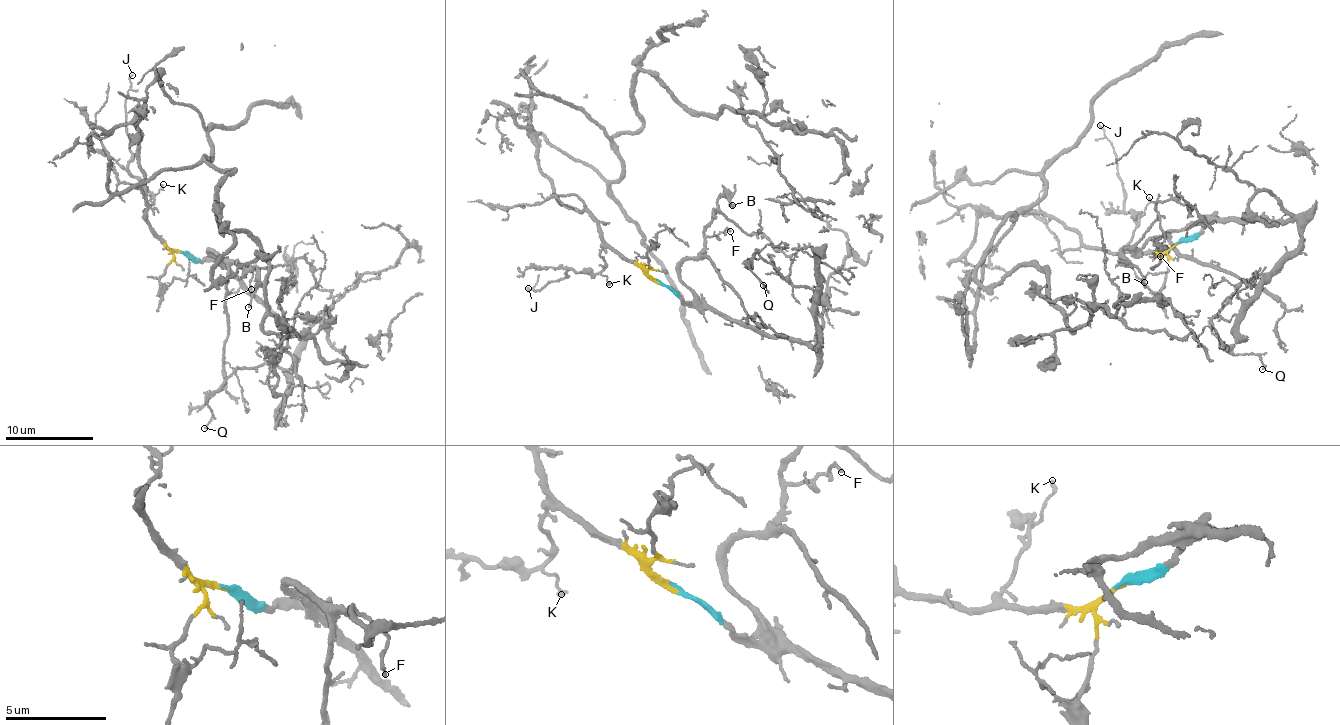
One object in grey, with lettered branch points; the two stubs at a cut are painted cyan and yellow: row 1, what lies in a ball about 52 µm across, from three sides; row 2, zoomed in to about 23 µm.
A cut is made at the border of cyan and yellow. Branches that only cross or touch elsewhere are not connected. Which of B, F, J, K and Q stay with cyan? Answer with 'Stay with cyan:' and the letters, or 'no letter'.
Stay with cyan: B, F, Q

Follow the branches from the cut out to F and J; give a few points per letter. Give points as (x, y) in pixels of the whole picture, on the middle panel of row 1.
F: (656, 280), (678, 292), (683, 299), (693, 299), (680, 277), (681, 264), (700, 253), (707, 237), (729, 231)
J: (655, 281), (606, 248), (600, 254), (600, 271), (568, 269), (565, 279), (534, 292), (529, 288)

